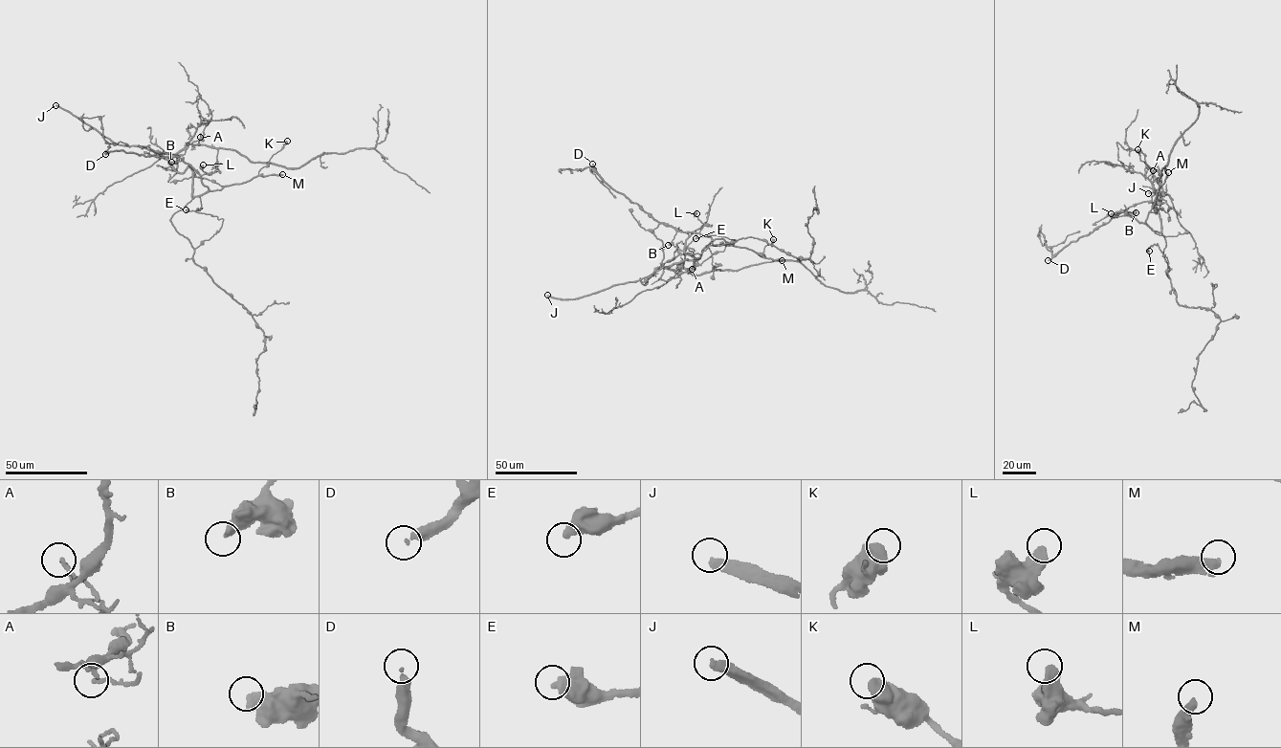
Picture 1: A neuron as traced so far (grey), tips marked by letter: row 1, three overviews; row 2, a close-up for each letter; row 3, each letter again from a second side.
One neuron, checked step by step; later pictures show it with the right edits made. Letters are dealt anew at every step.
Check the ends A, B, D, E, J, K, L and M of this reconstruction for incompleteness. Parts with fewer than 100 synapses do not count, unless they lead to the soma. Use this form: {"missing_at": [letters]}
{"missing_at": ["D", "J", "M"]}

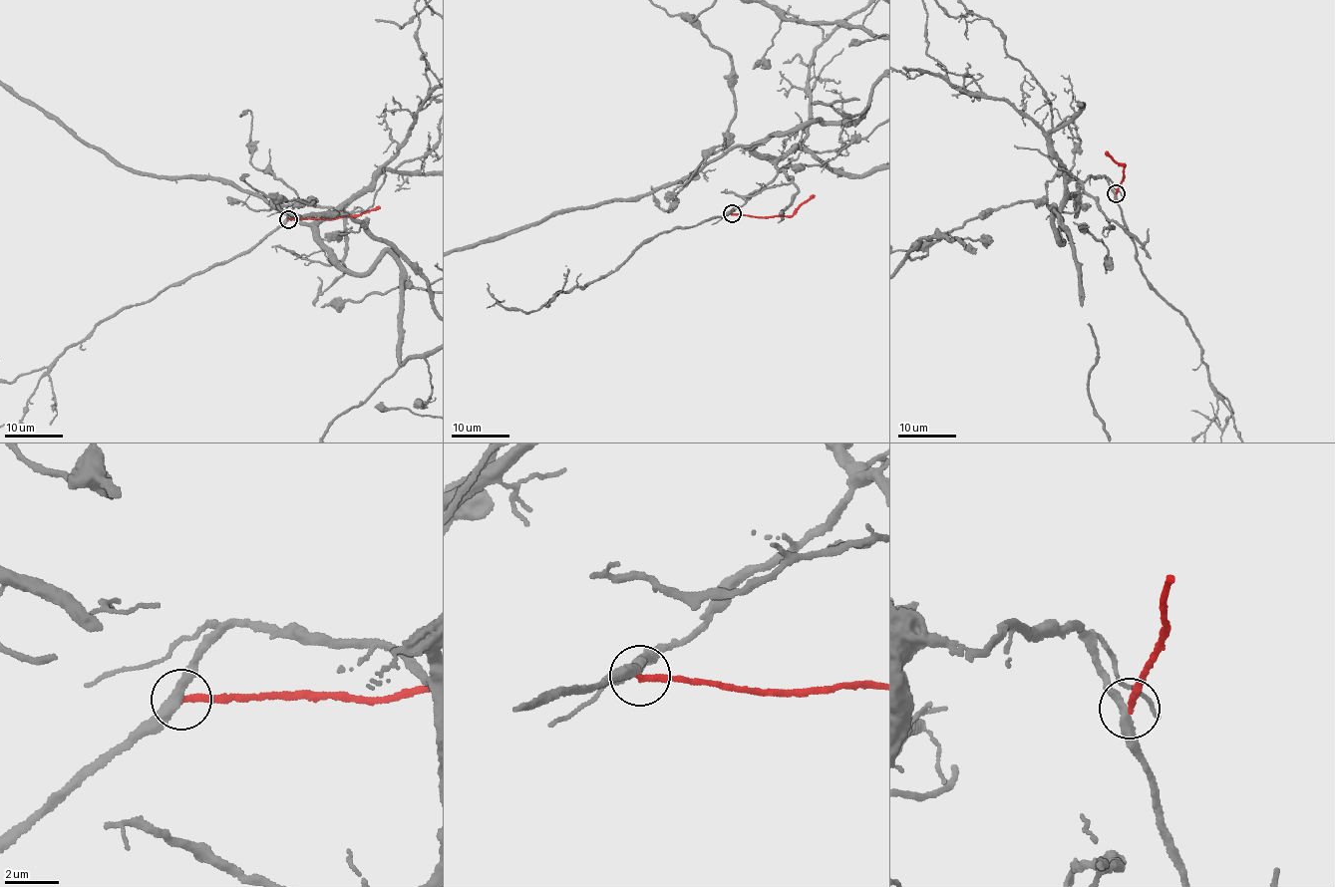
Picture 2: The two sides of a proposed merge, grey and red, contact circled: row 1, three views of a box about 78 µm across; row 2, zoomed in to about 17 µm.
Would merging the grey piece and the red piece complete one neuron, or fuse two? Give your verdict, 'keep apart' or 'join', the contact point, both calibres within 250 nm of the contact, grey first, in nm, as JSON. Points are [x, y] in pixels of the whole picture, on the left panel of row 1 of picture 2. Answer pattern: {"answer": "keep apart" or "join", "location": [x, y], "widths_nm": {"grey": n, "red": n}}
{"answer": "keep apart", "location": [288, 219], "widths_nm": {"grey": 360, "red": 240}}

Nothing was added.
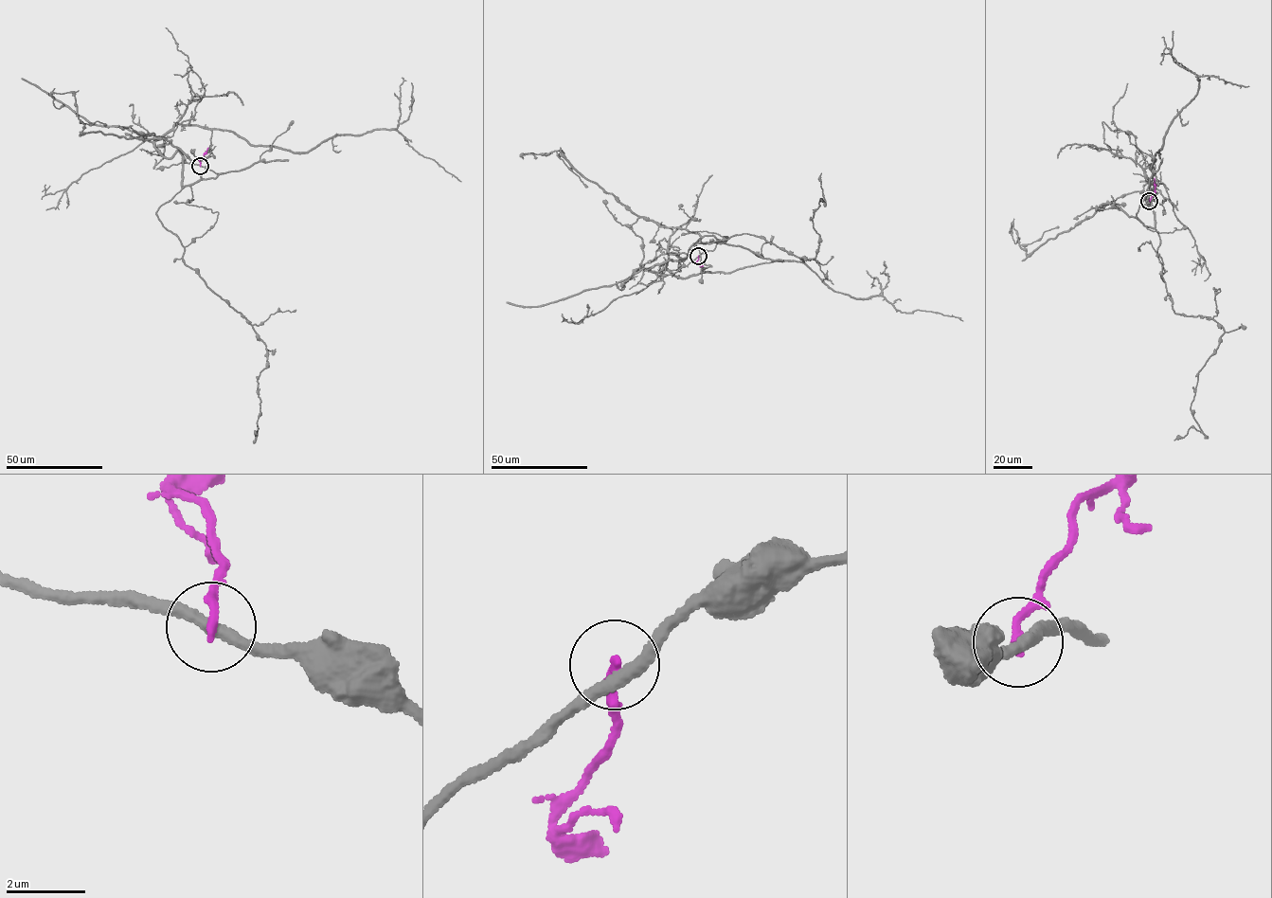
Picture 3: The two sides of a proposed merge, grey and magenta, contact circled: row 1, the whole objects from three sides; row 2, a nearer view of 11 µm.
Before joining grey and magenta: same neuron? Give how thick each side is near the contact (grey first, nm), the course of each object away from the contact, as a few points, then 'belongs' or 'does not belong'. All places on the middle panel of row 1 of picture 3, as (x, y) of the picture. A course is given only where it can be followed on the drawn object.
320 nm thick on the grey side, 240 nm on the other; grey runs (698, 256), (715, 247), (713, 236), (681, 262), (650, 269), (688, 278), (799, 261), (834, 291), (963, 321); magenta runs (698, 256), (696, 264), (702, 267); does not belong

